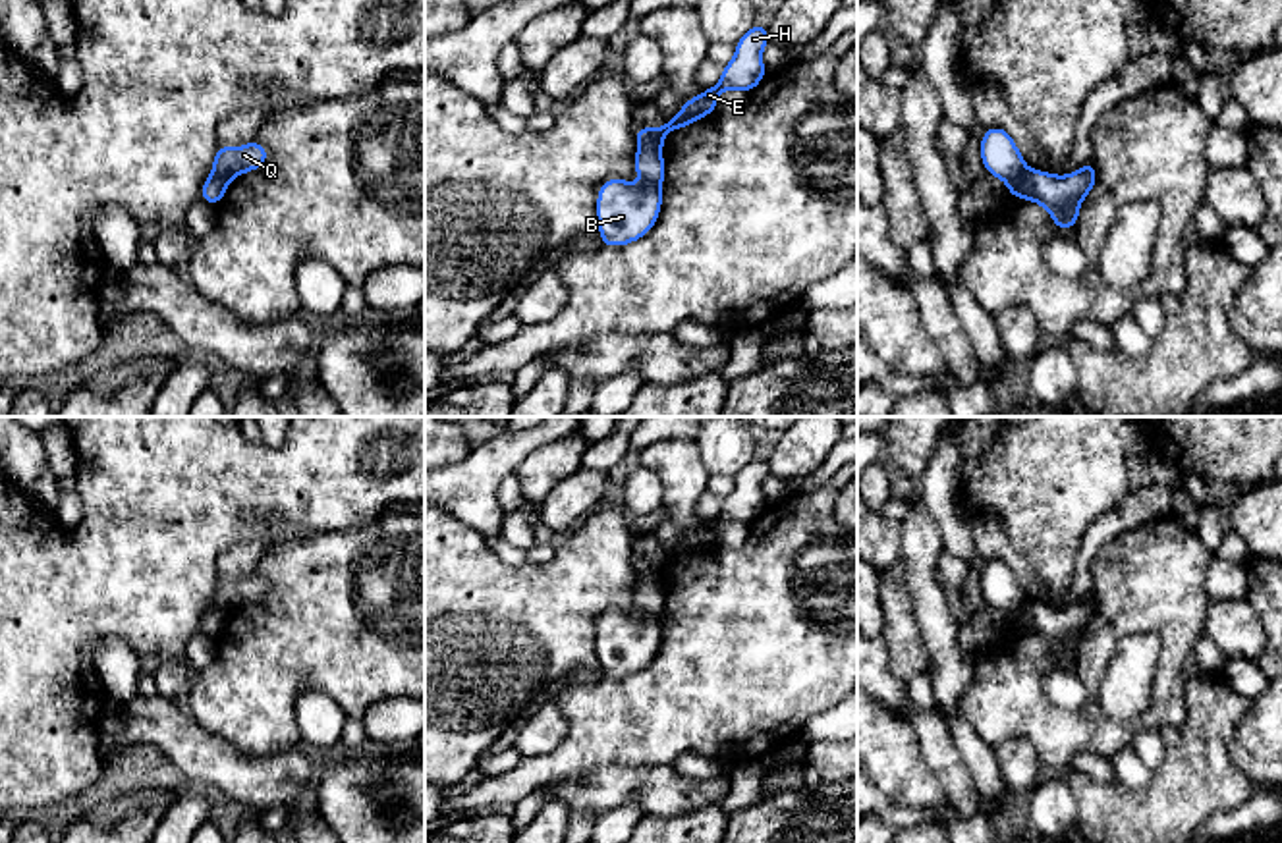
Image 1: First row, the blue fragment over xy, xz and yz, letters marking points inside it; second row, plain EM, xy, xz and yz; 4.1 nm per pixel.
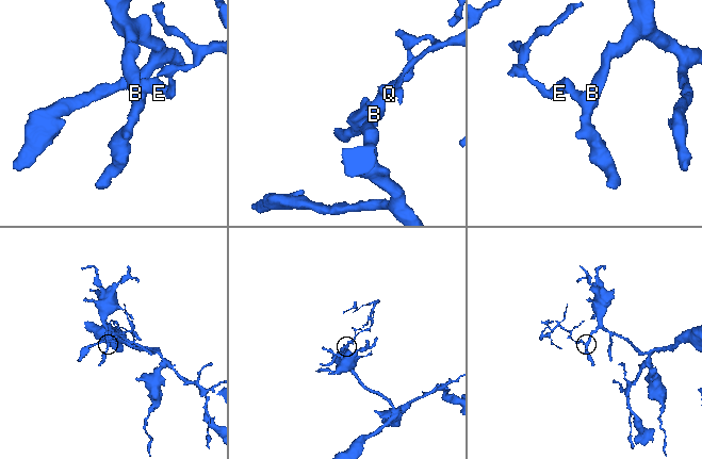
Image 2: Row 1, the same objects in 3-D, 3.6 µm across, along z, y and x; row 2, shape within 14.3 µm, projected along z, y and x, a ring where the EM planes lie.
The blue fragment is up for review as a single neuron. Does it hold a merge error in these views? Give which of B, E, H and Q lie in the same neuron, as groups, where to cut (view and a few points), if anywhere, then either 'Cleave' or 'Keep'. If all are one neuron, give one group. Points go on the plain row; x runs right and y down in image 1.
Groups: B / E H Q. Split along xz (640, 570), (661, 577). Cleave

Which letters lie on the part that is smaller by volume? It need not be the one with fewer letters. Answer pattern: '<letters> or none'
E, H, Q

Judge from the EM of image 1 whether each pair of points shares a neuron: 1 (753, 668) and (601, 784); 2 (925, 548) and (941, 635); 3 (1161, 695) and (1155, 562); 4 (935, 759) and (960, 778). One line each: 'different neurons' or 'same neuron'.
1: different neurons
2: same neuron
3: same neuron
4: same neuron

